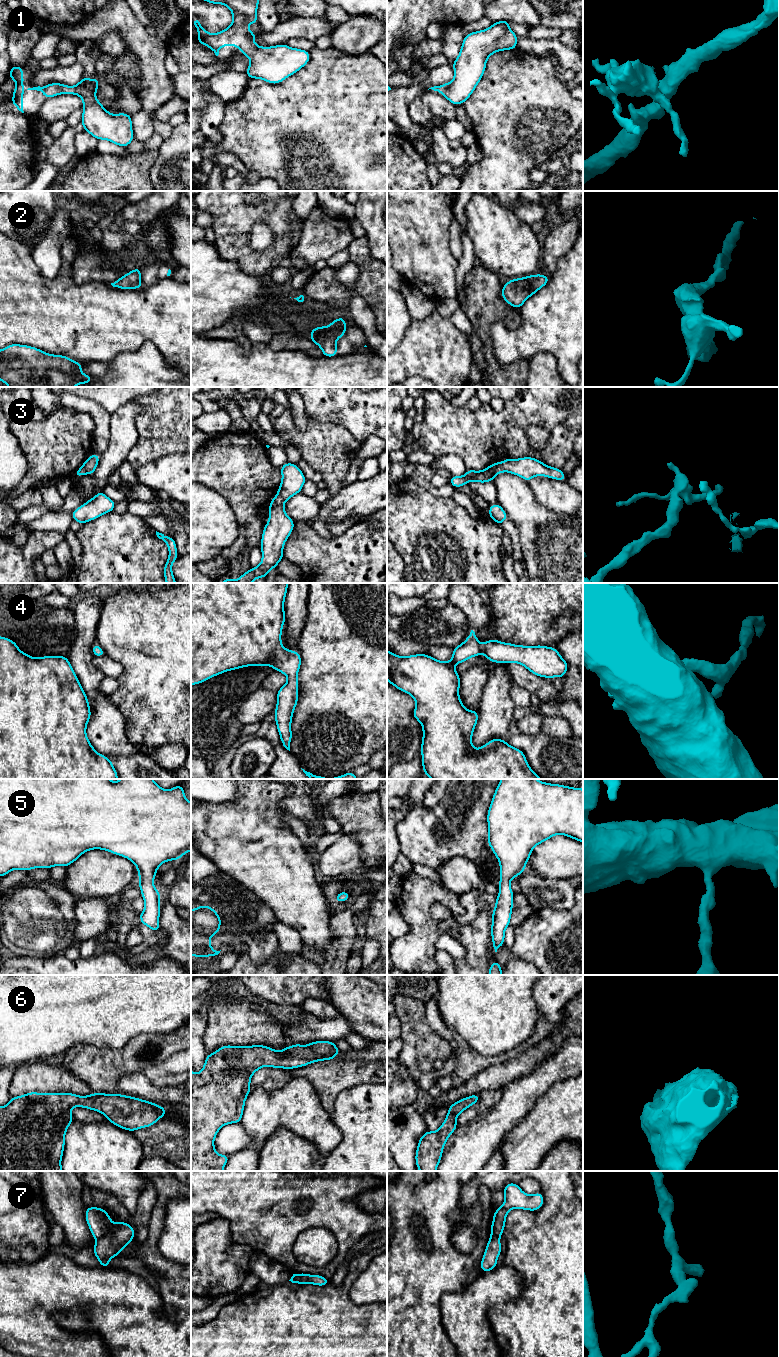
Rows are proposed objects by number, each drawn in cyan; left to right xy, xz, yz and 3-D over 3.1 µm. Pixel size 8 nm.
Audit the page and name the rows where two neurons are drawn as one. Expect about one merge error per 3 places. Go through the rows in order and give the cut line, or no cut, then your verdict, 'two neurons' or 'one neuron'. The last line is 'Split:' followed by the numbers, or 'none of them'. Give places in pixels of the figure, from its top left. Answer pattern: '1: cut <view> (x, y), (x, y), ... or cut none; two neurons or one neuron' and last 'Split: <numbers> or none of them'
1: cut none; one neuron
2: cut none; one neuron
3: cut none; one neuron
4: cut none; one neuron
5: cut none; one neuron
6: cut none; one neuron
7: cut xy (112, 1224), (97, 1239); two neurons
Split: 7

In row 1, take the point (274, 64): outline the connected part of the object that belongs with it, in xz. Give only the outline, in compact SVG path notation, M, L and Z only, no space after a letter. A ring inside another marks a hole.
M204 0L212 4L226 5L232 12L232 24L221 32L210 34L200 26L201 19L196 17L191 24L197 28L198 38L196 42L208 46L216 56L219 55L219 48L223 46L237 46L242 55L246 55L250 59L250 65L246 70L249 79L259 78L271 84L281 83L289 76L295 74L310 61L310 54L307 50L291 48L286 44L268 47L257 46L254 39L257 33L252 33L247 28L247 22L251 25L258 21L257 8L259 0Z

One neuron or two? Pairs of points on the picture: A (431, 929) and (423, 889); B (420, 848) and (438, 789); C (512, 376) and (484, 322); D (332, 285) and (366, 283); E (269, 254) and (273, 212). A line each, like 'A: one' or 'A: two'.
A: one
B: two
C: one
D: one
E: one

